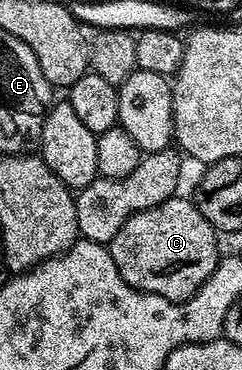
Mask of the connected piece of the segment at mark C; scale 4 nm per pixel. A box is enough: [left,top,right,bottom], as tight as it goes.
[108,196,220,303]

